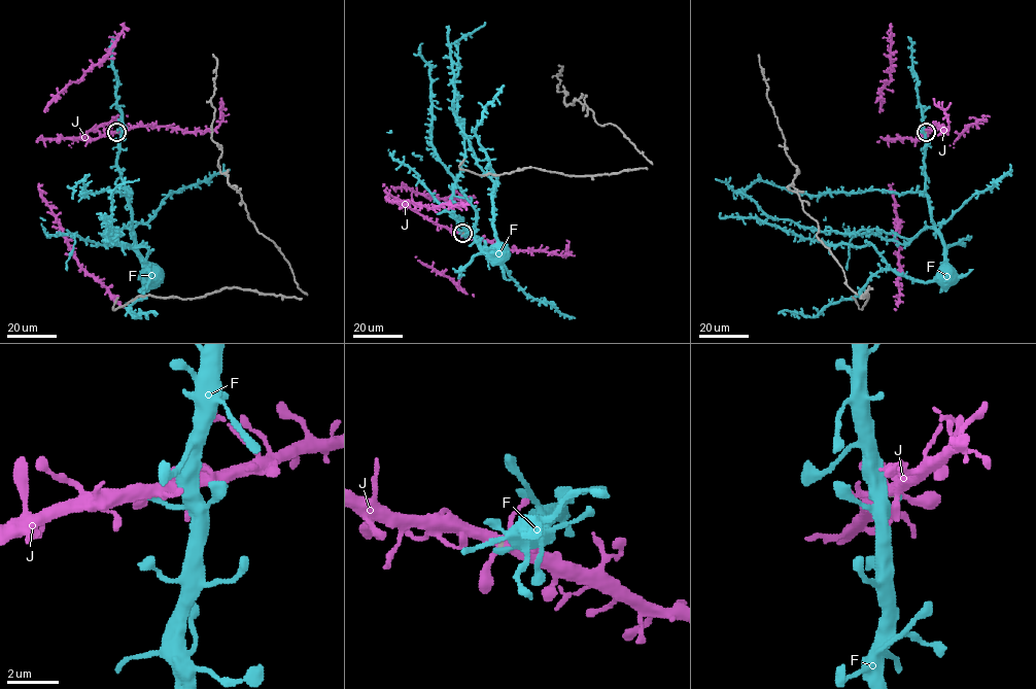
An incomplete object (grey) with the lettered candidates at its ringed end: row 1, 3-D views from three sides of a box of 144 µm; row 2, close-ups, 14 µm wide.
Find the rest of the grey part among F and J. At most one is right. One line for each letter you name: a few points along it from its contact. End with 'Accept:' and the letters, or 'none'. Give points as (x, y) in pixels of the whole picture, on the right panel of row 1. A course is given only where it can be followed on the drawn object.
Accept: J

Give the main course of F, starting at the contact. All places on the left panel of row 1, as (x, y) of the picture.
F: (116, 132), (119, 134), (117, 169), (132, 212), (132, 233), (147, 276), (152, 278)

